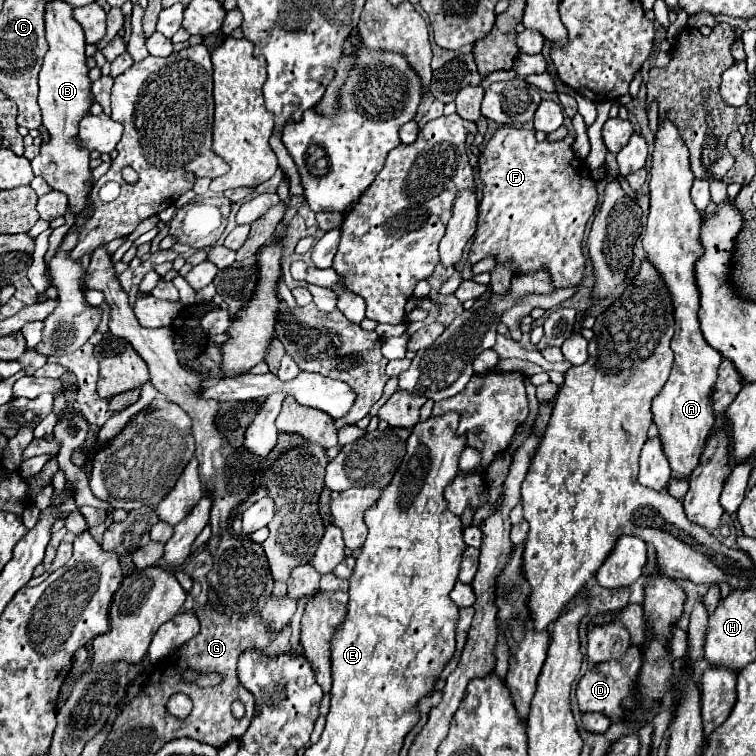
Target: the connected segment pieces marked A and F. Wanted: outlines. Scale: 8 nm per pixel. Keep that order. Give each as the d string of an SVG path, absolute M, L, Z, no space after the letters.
M660 121L658 131L654 135L654 153L652 153L652 171L650 171L650 213L644 231L644 251L658 273L664 277L672 301L674 301L674 319L676 331L670 341L674 352L672 373L664 385L664 389L652 399L652 415L658 427L658 437L668 455L672 479L686 479L694 467L698 465L700 453L706 445L706 439L714 427L714 409L712 409L712 393L716 391L718 365L722 355L710 347L700 331L698 309L700 309L700 293L694 281L694 263L700 259L700 223L702 217L698 209L692 205L690 187L694 175L690 171L688 149L670 121Z
M510 125L494 131L490 141L482 147L482 157L478 159L480 181L484 187L482 201L478 205L478 229L466 259L470 265L492 257L498 265L512 263L514 275L548 269L554 287L570 287L584 277L586 257L582 253L582 237L588 219L596 211L598 193L586 161L580 161L574 155L572 143L574 135L566 135L560 141L538 143L534 139L534 129L516 129Z

